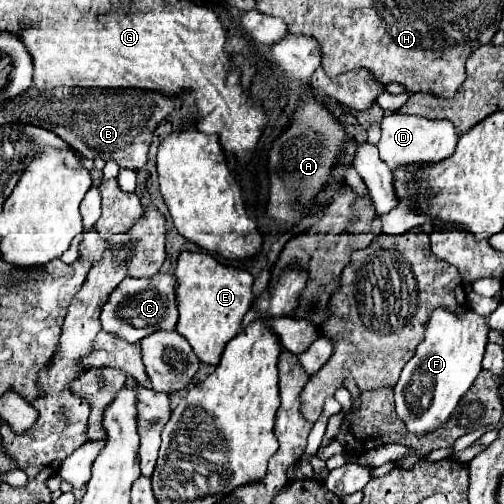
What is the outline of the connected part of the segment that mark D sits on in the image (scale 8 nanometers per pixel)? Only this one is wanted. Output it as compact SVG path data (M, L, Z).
M386 112L382 118L382 138L378 144L382 160L394 170L396 166L412 164L412 162L438 162L446 156L454 154L458 132L450 120L430 120L416 114L402 114L402 112Z

